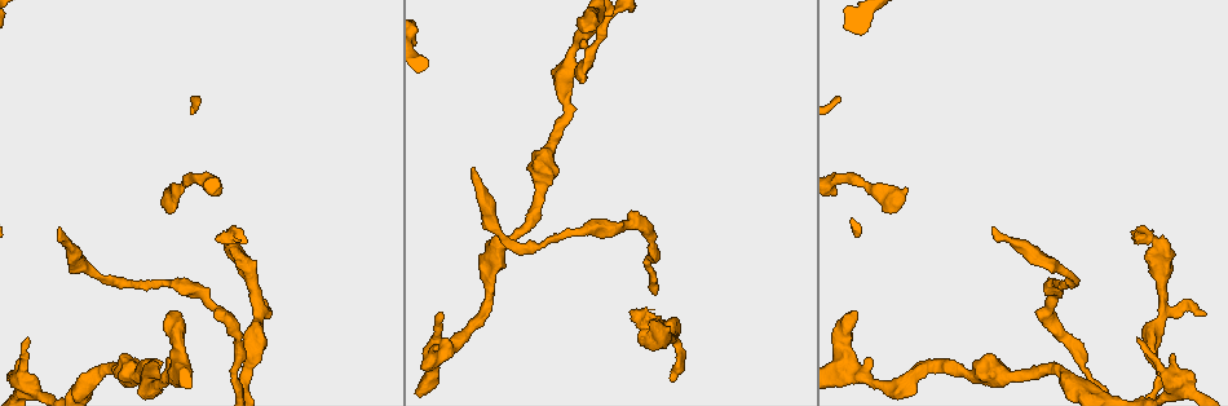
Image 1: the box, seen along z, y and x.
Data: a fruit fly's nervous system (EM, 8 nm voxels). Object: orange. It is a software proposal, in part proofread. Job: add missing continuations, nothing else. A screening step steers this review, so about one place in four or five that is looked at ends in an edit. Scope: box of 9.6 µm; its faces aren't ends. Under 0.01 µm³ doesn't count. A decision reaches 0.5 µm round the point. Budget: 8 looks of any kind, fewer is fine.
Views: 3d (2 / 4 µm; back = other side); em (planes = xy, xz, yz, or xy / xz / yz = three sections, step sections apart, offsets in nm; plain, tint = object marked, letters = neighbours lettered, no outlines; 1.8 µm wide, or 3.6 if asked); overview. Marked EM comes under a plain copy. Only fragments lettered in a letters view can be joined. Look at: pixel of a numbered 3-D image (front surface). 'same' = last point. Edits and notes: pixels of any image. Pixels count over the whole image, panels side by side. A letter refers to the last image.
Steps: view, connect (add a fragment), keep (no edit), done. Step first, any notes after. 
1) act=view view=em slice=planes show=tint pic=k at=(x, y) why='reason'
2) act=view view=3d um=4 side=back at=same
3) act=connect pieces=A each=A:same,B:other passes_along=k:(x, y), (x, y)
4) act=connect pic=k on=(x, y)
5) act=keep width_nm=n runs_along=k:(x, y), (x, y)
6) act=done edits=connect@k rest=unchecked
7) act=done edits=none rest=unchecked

act=view view=em slice=xz step=16 show=letters pic=1 at=(908, 187) why='long arm stops here'

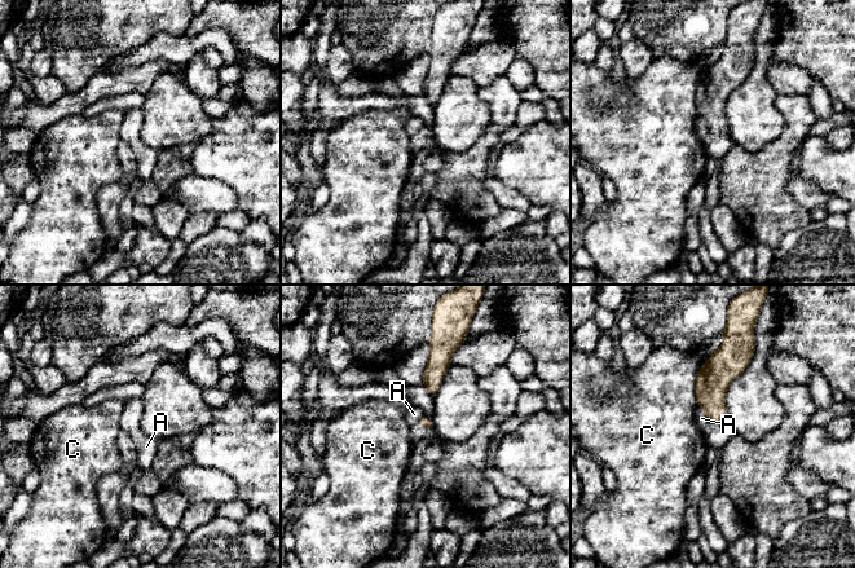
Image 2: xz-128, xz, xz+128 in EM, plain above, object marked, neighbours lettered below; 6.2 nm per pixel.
act=keep each=A:other,C:other found='no lettered fragment goes on from it'

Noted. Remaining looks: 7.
act=view view=em slice=xz step=8 show=tint pic=1 at=(992, 226) why='free end'

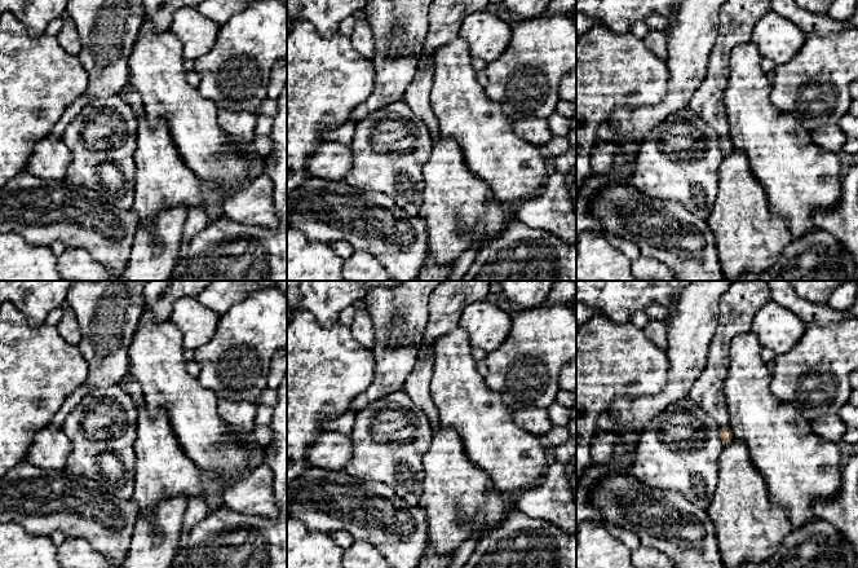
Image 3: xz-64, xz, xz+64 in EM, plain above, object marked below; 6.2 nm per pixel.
act=view view=em slice=planes show=letters at=same

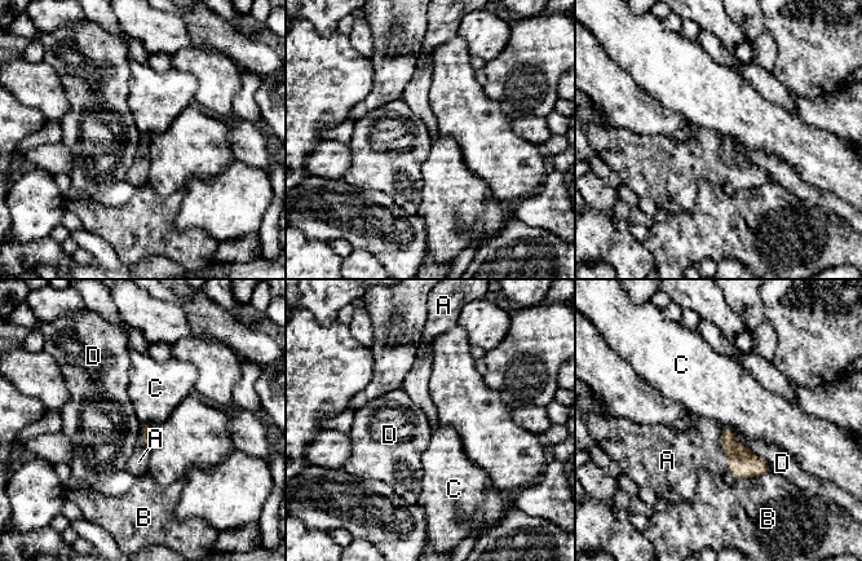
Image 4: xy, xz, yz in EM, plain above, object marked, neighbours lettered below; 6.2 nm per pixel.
act=connect pieces=A each=A:same,B:other,C:other,D:other passes_along=4:(742, 464), (723, 447), (684, 454) found='the neuron continues'

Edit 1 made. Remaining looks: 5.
act=view view=overview why='redraw'

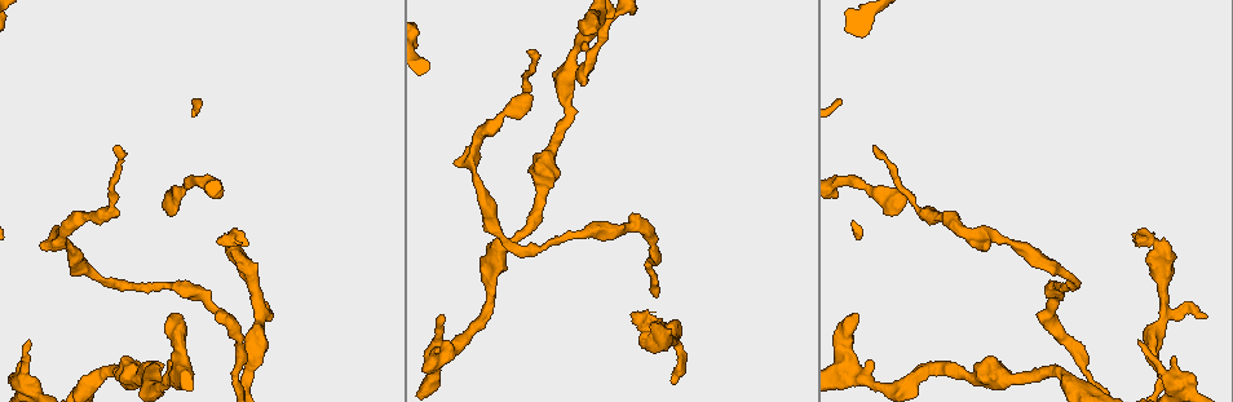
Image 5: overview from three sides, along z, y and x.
act=view view=em slice=planes show=letters pic=5 at=(1137, 342) why='free end'

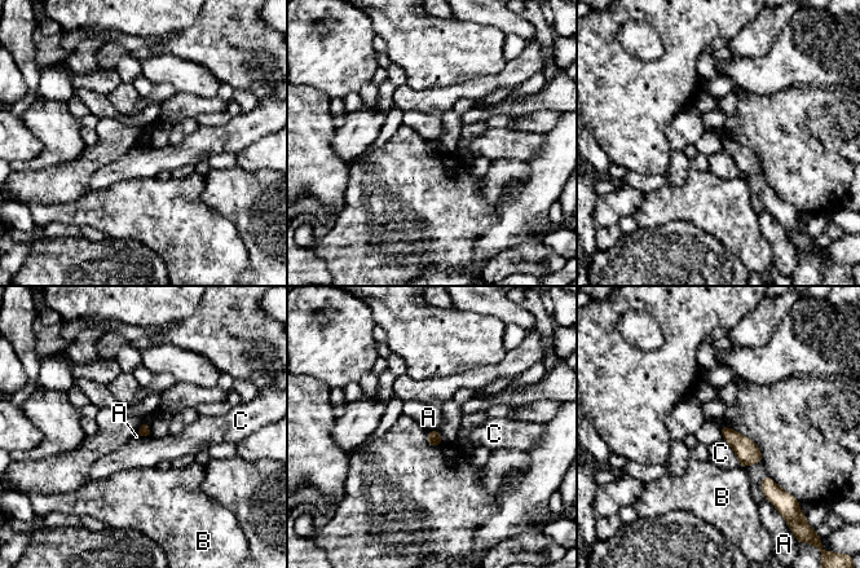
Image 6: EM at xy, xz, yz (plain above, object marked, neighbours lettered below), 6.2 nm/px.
act=keep each=A:other,B:other,C:other border=6:(719, 425), (719, 432), (723, 437) found='none of them fits'

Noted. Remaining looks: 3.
act=done edits=connect@4 rest=unchecked

